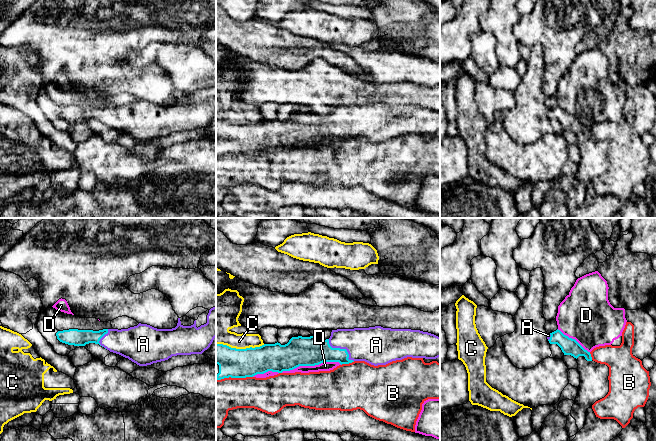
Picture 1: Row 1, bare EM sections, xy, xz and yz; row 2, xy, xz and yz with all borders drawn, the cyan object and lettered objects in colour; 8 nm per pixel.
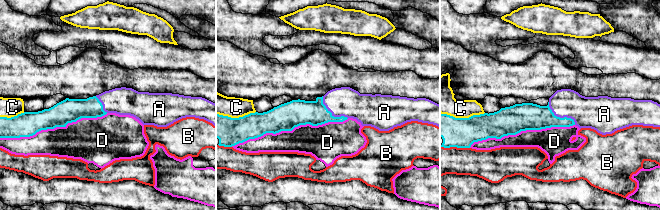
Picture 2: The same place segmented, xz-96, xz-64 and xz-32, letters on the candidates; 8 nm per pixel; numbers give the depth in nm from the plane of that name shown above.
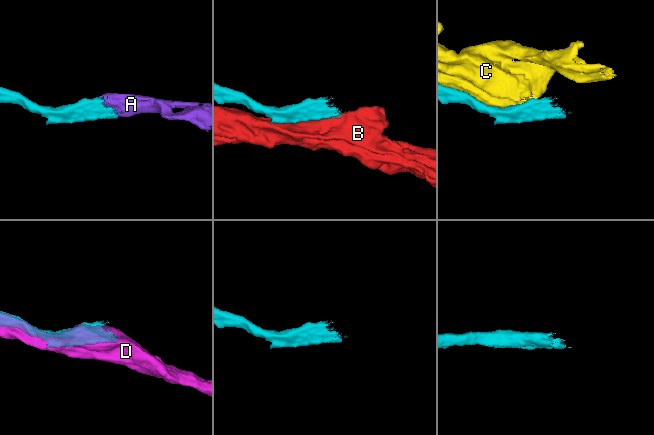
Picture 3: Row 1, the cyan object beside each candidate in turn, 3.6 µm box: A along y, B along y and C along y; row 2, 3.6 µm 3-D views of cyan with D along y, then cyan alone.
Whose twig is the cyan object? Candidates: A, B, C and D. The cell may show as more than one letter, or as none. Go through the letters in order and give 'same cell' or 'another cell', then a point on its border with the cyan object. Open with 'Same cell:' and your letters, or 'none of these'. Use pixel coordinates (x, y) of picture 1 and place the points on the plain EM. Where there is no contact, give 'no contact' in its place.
Same cell: A
A: same cell; meets cyan in xz at (342, 125)
B: another cell; meets cyan in xz at (234, 153)
C: another cell; meets cyan in xz at (240, 125)
D: another cell; meets cyan in xz at (311, 141)

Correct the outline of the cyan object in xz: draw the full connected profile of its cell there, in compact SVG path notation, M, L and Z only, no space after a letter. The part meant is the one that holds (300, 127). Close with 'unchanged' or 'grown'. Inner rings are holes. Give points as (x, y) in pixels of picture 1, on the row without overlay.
M375 102L332 106L326 116L314 112L292 113L285 121L277 118L236 125L216 120L216 140L219 141L216 156L253 153L268 147L282 149L323 138L342 141L365 137L378 142L407 133L440 133L440 113L420 106Z; grown

